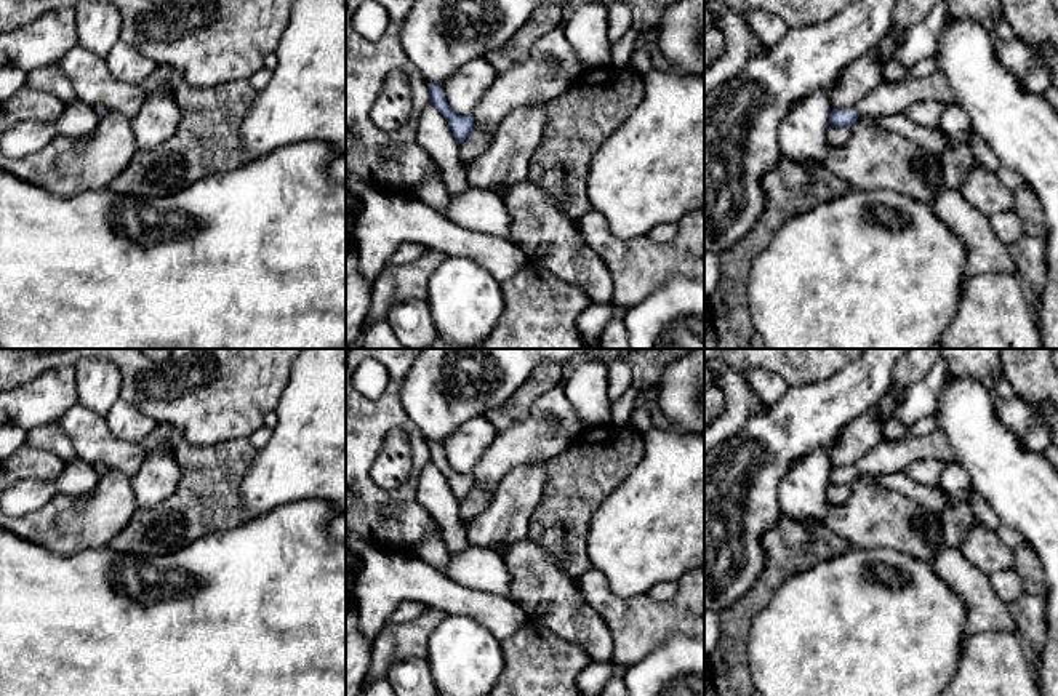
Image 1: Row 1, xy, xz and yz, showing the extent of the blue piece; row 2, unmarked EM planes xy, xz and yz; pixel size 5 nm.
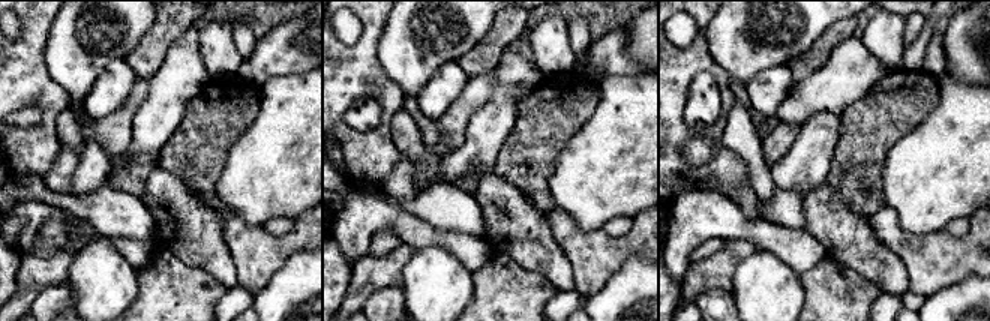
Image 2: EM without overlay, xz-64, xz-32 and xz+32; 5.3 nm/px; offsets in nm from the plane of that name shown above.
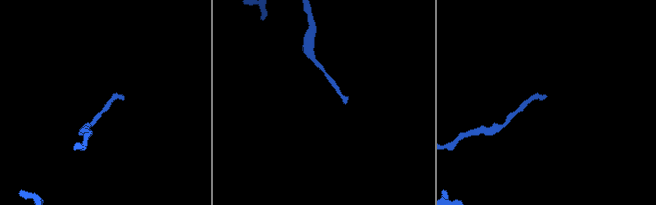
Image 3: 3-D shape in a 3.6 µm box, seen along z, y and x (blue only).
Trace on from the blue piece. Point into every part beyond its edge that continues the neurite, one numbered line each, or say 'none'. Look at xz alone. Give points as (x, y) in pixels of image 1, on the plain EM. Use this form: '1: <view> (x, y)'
none

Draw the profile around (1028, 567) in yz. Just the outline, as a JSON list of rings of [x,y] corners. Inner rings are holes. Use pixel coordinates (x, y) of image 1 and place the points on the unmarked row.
[[[1023,542],[1018,549],[1013,550],[1015,555],[1015,570],[1021,581],[1021,589],[1024,594],[1031,595],[1047,595],[1045,576],[1039,557],[1032,547]]]

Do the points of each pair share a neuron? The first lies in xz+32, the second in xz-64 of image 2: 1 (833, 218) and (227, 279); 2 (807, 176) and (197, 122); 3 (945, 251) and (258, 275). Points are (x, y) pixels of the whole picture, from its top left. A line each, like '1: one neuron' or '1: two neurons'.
1: one neuron
2: two neurons
3: one neuron

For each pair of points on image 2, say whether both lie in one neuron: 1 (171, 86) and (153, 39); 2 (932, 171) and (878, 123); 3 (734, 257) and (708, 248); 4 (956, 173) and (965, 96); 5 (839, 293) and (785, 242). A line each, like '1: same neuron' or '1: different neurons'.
1: different neurons
2: different neurons
3: different neurons
4: same neuron
5: different neurons

